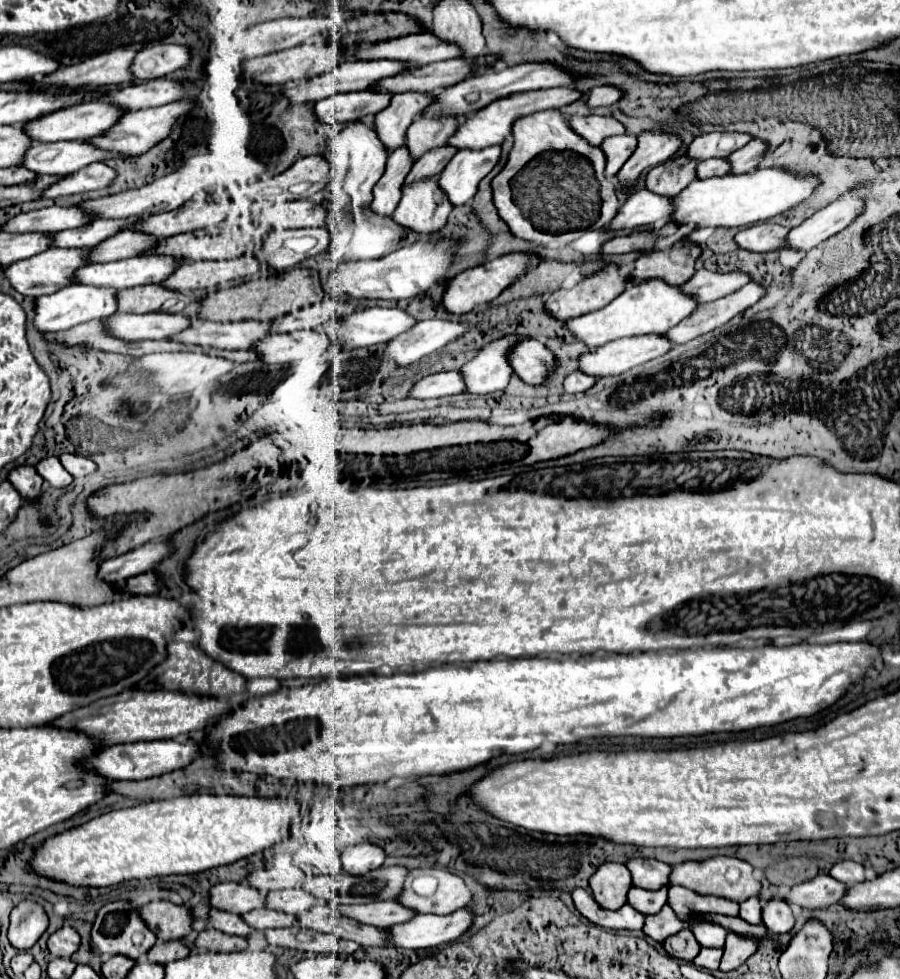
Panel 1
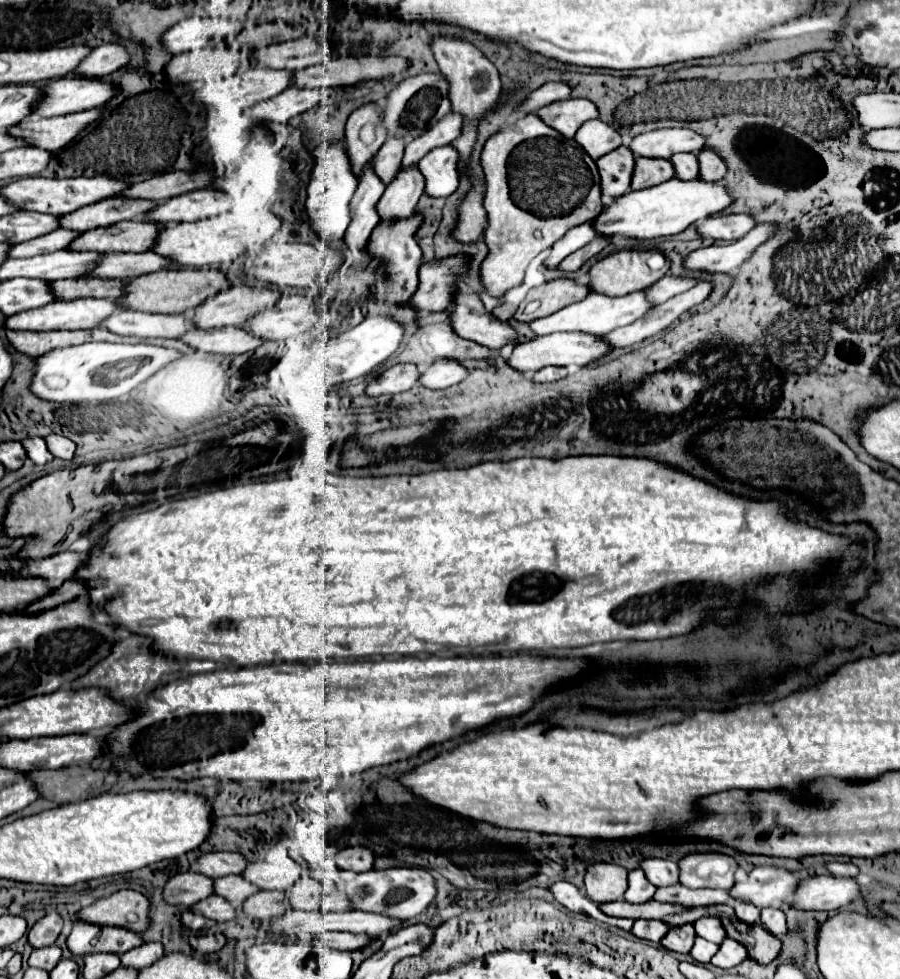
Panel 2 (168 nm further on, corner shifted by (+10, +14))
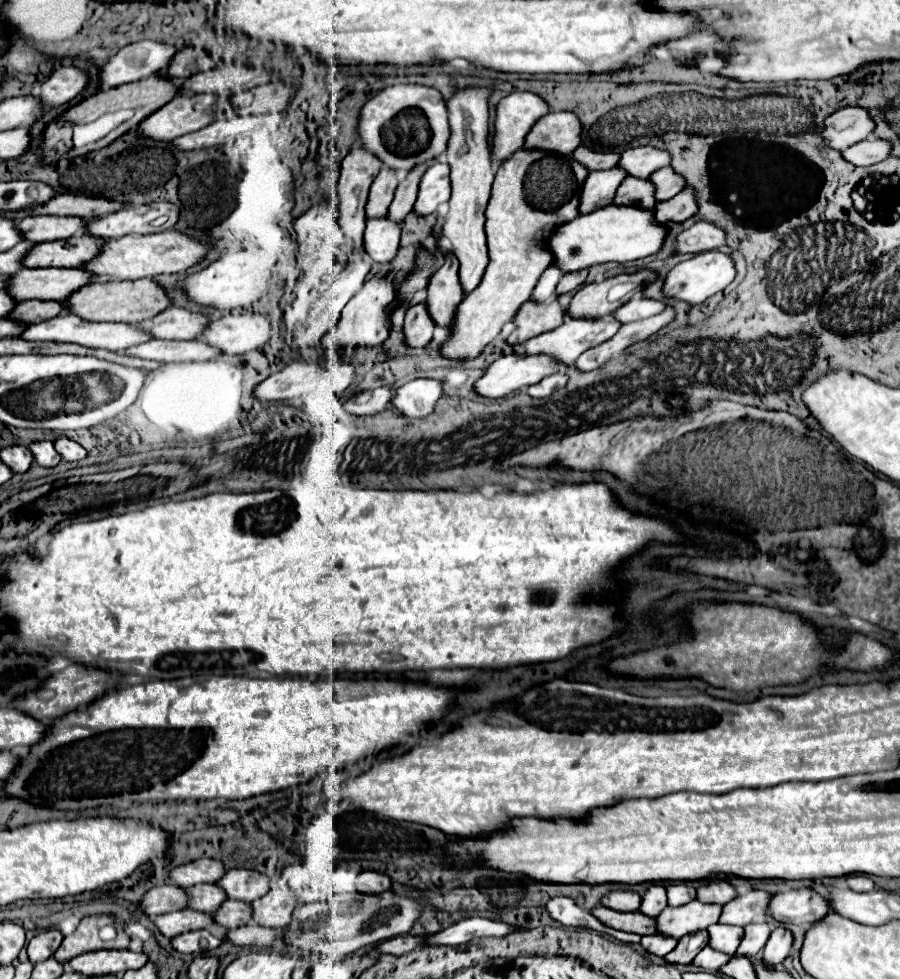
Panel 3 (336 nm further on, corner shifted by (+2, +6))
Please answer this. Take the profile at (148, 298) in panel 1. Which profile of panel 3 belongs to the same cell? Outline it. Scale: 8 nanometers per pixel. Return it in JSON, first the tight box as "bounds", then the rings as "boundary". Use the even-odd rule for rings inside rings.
{"bounds":[11,300,65,324],"boundary":[[[27,300],[17,302],[15,314],[11,312],[11,320],[19,320],[19,324],[35,324],[41,320],[49,320],[57,316],[61,310],[65,310],[63,302],[41,302],[41,300]]]}

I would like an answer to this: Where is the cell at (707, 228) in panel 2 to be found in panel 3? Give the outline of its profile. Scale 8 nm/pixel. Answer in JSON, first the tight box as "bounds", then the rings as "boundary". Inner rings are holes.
{"bounds":[673,222,725,254],"boundary":[[[697,222],[675,238],[673,254],[701,254],[725,246],[725,232],[709,222]]]}

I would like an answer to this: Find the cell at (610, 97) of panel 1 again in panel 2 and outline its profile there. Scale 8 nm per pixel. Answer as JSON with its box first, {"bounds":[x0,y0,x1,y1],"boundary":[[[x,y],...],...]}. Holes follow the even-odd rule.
{"bounds":[519,82,571,114],"boundary":[[[547,82],[541,88],[537,88],[535,92],[531,92],[531,96],[521,104],[519,112],[527,114],[527,112],[537,112],[541,106],[569,98],[571,96],[571,86],[563,84],[563,82]]]}

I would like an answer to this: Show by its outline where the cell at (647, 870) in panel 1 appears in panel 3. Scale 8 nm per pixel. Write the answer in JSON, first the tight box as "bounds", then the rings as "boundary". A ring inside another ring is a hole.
{"bounds":[667,884,695,906],"boundary":[[[669,884],[667,886],[667,898],[669,906],[683,906],[691,900],[695,900],[695,886],[693,884]]]}

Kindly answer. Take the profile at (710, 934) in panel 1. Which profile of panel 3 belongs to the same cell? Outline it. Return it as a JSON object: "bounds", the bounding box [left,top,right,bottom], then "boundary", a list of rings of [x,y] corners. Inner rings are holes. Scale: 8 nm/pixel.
{"bounds":[707,924,743,956],"boundary":[[[713,924],[711,928],[707,928],[709,932],[709,946],[725,952],[729,956],[735,954],[735,950],[739,948],[741,940],[743,940],[743,928],[741,926],[723,926],[723,924]]]}

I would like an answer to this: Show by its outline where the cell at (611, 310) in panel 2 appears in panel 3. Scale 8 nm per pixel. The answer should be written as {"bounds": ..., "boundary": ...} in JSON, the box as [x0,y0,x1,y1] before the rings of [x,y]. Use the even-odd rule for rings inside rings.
{"bounds":[525,320,619,366],"boundary":[[[563,320],[563,324],[551,332],[539,334],[525,342],[527,356],[551,356],[563,366],[575,364],[579,354],[603,344],[619,330],[615,320]]]}

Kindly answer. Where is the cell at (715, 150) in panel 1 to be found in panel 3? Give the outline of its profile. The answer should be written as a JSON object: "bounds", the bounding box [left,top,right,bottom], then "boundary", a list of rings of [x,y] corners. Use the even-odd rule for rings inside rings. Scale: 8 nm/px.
{"bounds":[619,146,671,178],"boundary":[[[639,146],[639,148],[629,148],[621,152],[619,158],[619,168],[625,170],[627,176],[633,178],[649,178],[655,170],[669,166],[671,156],[665,150],[651,148],[651,146]]]}

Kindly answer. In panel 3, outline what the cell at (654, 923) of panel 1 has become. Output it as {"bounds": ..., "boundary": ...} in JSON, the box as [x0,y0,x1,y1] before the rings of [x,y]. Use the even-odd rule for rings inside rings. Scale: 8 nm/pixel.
{"bounds":[641,934,677,956],"boundary":[[[653,934],[653,936],[643,936],[641,940],[641,946],[655,954],[655,956],[667,956],[675,946],[677,942],[673,938],[667,938],[667,936],[659,936],[659,934]]]}

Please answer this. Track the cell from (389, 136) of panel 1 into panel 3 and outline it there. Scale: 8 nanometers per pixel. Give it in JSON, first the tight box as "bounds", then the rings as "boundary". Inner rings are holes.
{"bounds":[339,146,381,252],"boundary":[[[353,146],[351,152],[343,158],[343,170],[339,180],[339,226],[347,238],[347,252],[363,252],[363,230],[365,230],[365,204],[373,178],[379,174],[381,162],[361,146]]]}

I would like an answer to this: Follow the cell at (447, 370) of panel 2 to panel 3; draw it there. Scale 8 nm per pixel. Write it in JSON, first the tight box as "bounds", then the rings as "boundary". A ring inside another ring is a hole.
{"bounds":[389,380,441,418],"boundary":[[[411,380],[395,390],[389,408],[403,418],[425,418],[433,412],[441,396],[441,384],[437,380]]]}

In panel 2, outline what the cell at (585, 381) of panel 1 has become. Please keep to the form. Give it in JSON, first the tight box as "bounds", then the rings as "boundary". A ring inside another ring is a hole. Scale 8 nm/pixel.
{"bounds":[531,366,567,382],"boundary":[[[547,366],[543,370],[537,370],[531,378],[535,382],[553,382],[553,380],[561,380],[567,376],[567,368],[559,368],[559,366]]]}

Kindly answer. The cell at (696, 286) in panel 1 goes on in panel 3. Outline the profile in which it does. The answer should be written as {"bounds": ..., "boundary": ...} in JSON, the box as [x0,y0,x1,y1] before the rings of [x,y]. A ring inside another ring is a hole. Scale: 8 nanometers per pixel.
{"bounds":[611,296,665,324],"boundary":[[[633,296],[627,304],[619,306],[619,310],[613,312],[611,316],[615,316],[615,320],[625,324],[625,322],[635,322],[635,320],[643,320],[643,318],[655,316],[655,314],[659,314],[663,310],[665,310],[665,304],[659,302],[659,300],[647,300],[647,298]]]}

